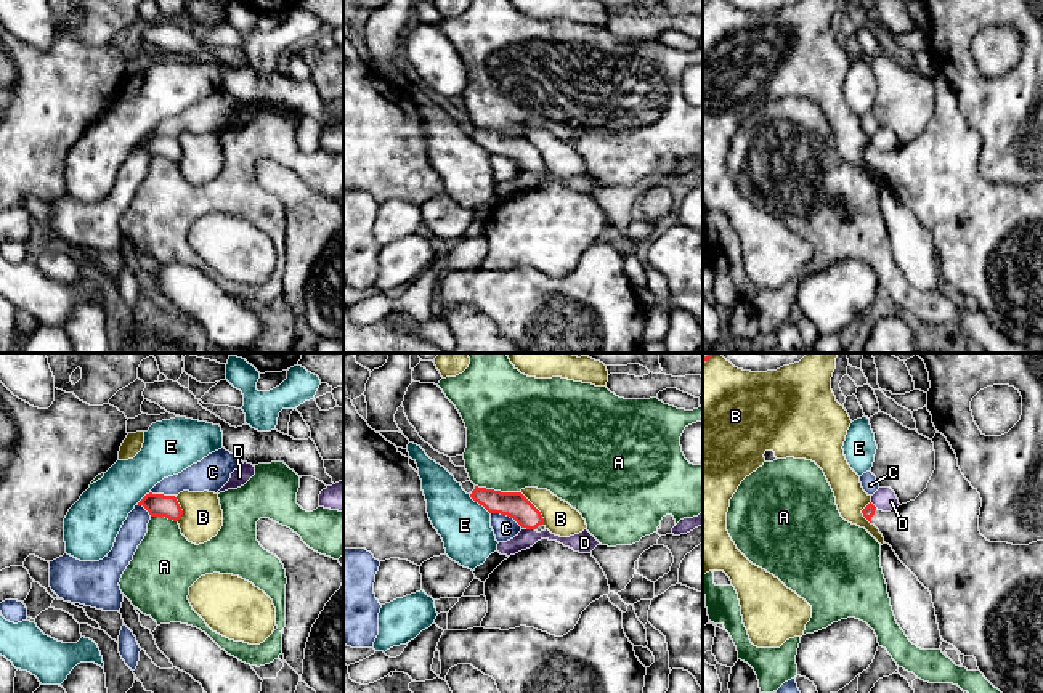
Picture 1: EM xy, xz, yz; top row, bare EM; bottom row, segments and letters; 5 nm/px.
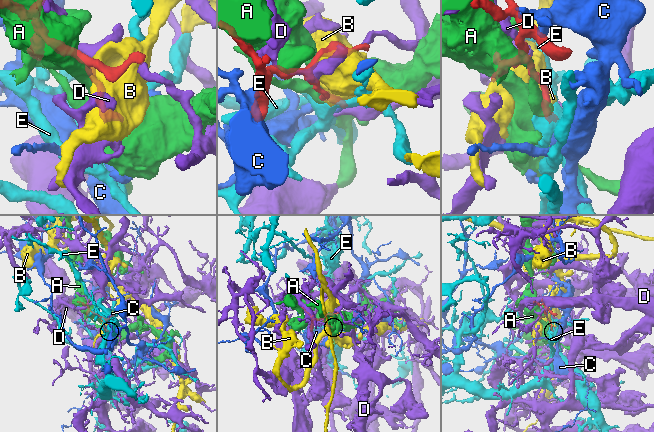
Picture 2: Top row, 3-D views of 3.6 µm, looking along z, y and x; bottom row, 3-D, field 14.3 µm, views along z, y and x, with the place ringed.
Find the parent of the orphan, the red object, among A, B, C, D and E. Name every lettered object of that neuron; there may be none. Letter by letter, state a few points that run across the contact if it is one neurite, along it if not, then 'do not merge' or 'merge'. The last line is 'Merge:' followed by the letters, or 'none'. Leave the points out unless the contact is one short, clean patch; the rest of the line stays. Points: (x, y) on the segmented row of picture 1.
A: do not merge
B: do not merge
C: do not merge
D: do not merge
E: line xz (469, 494), (490, 514); do not merge
Merge: none

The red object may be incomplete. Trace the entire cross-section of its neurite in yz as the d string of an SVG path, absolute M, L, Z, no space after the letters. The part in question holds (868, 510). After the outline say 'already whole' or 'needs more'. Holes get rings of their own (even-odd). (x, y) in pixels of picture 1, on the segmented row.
M937 432L932 443L935 470L927 488L891 512L870 502L862 513L931 592L944 642L974 656L1001 693L1043 693L1043 541L1029 545L987 541L979 531L980 494L961 473L947 438Z; needs more

